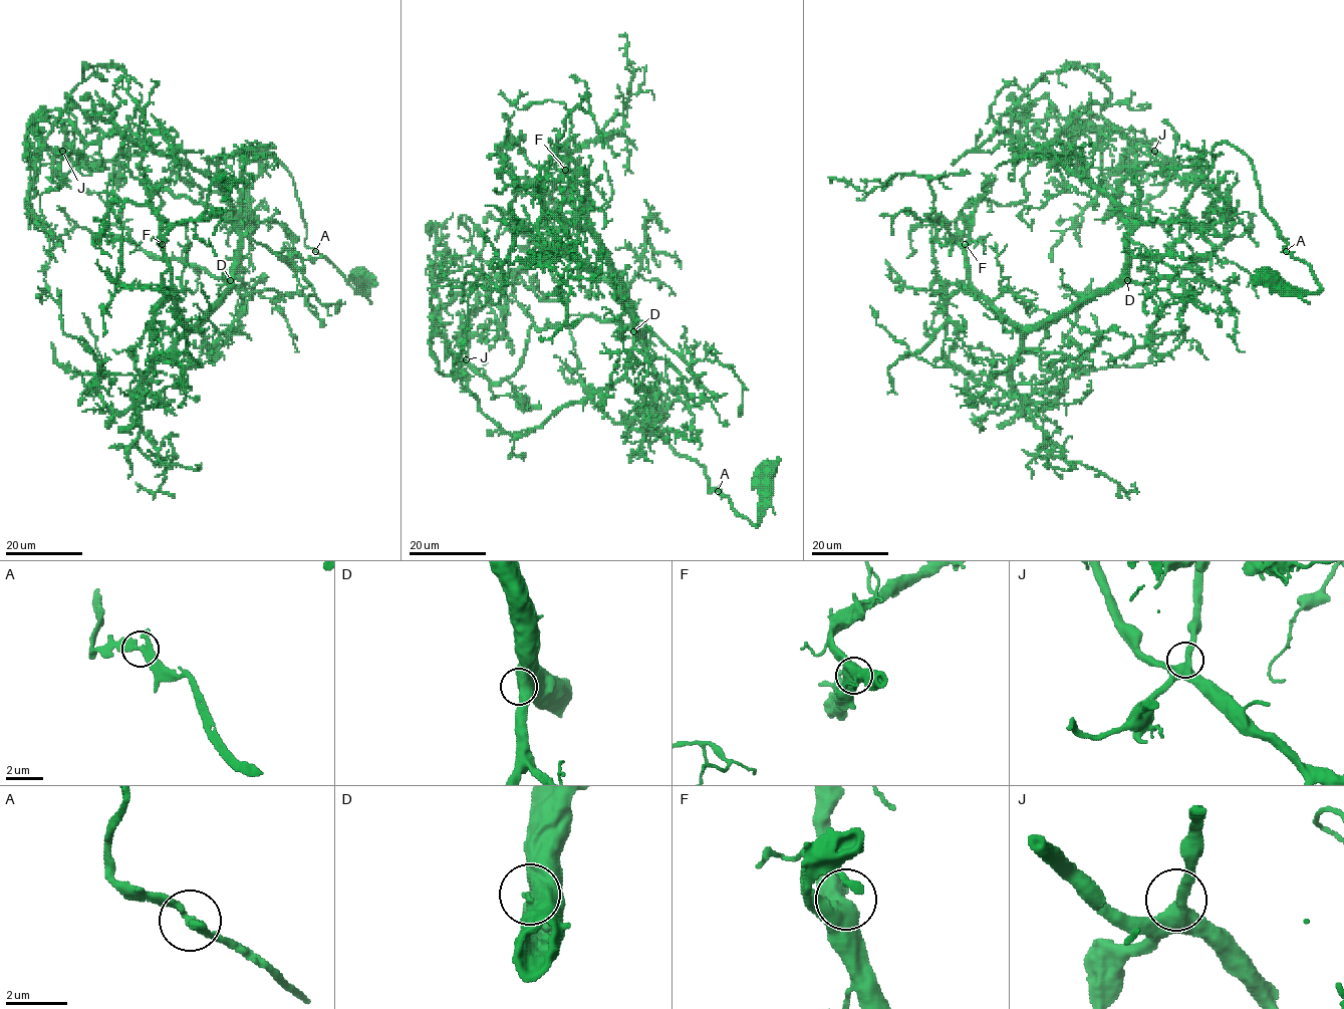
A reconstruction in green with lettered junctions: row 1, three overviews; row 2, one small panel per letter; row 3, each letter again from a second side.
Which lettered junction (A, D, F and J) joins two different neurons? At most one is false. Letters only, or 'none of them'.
none of them

